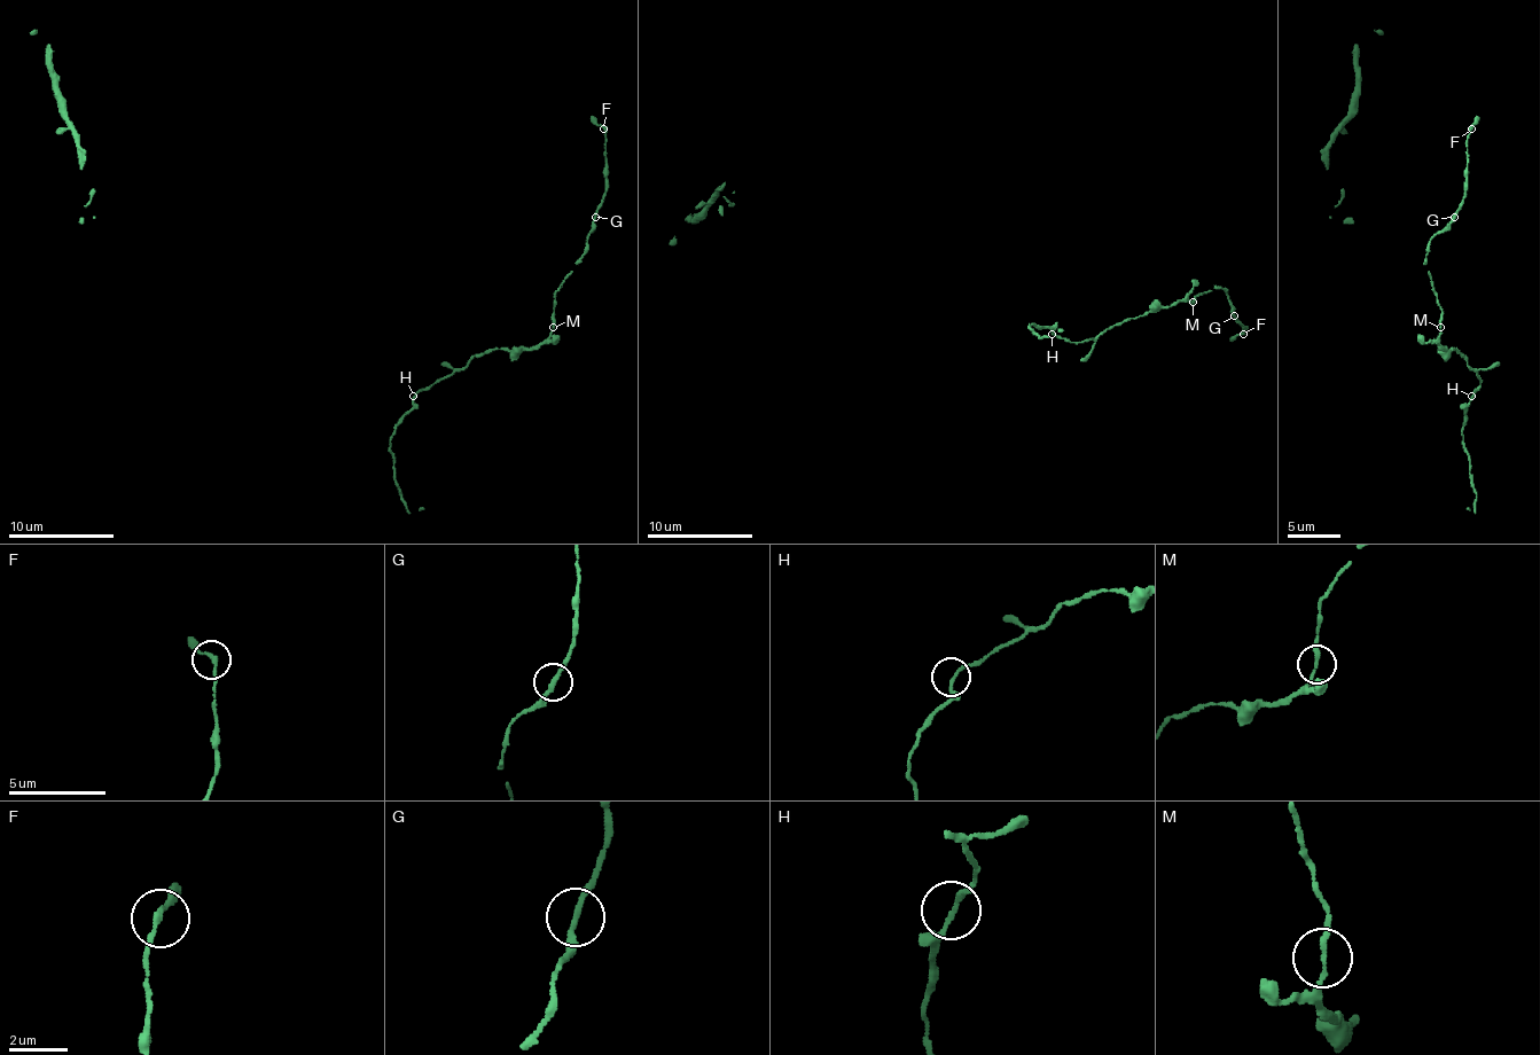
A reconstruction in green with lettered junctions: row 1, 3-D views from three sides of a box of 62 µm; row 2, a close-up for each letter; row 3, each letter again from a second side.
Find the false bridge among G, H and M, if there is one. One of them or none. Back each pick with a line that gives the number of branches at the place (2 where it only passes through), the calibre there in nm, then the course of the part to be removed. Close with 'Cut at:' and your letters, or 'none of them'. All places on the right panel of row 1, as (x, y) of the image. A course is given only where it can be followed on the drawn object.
Cut at: none of them

